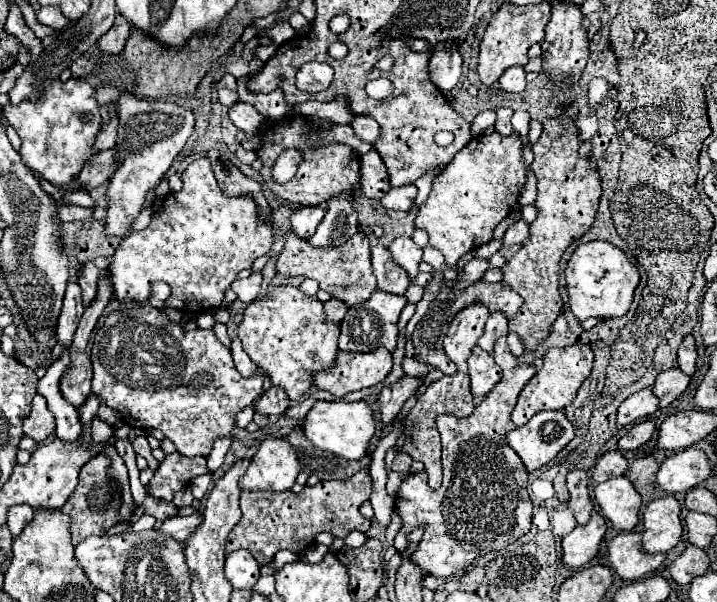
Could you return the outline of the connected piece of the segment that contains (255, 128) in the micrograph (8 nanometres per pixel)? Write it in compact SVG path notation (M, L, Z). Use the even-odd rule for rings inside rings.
M238 102L238 106L232 106L228 114L230 114L230 120L246 134L258 134L262 126L266 124L262 114L258 114L254 106L244 104L244 102Z

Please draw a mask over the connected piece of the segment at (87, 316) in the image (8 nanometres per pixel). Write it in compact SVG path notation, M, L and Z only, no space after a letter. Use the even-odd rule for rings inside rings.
M102 270L100 280L98 280L98 298L94 300L94 306L86 308L86 312L80 318L78 330L74 334L72 346L70 346L70 364L66 366L62 378L60 378L60 392L66 402L70 402L76 410L86 402L90 396L90 382L92 382L92 364L90 358L86 356L86 344L88 338L108 306L112 294L110 294L110 282L106 282L106 270Z

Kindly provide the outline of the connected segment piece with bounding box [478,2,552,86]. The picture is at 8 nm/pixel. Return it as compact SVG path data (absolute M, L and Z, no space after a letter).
M542 2L536 6L514 6L514 4L506 4L500 6L500 10L492 16L486 34L480 42L480 56L478 56L478 76L482 80L482 84L490 86L492 82L496 82L506 68L510 66L524 66L528 62L528 48L536 42L540 42L544 38L544 26L550 20L550 4Z

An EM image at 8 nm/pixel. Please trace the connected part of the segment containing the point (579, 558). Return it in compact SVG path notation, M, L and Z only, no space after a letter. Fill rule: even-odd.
M594 512L586 526L576 526L562 538L562 564L566 568L580 568L598 554L600 540L606 532L606 520Z

